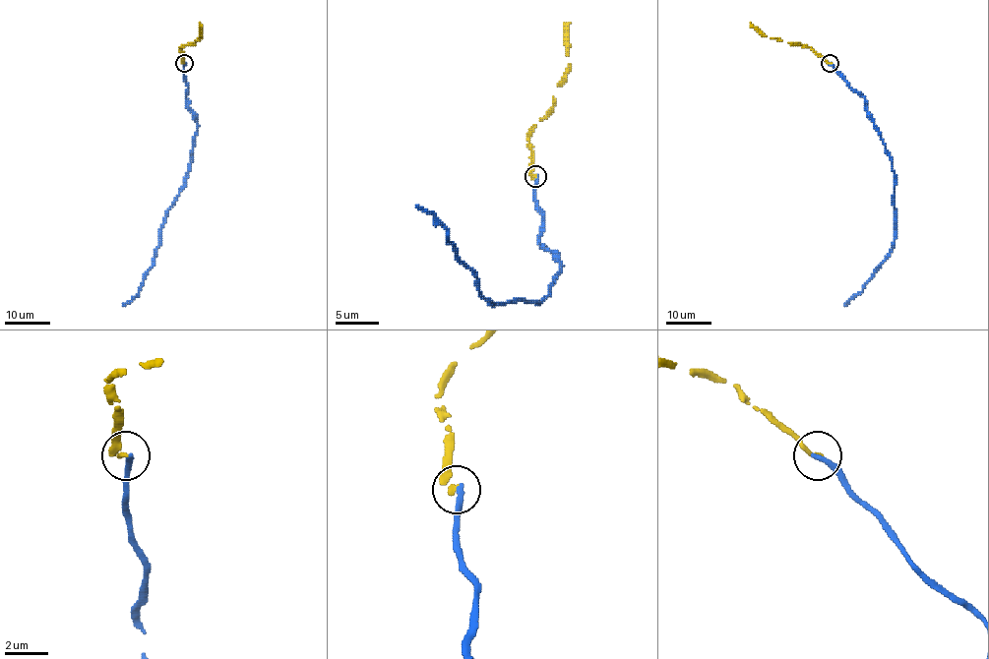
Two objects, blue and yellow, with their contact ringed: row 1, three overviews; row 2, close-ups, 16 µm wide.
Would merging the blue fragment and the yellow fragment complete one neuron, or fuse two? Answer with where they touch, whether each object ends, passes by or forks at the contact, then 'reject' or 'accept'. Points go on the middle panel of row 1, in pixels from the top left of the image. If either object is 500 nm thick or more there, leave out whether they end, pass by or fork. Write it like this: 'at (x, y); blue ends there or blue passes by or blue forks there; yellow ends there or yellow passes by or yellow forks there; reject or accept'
at (535, 176); blue ends there; yellow ends there; reject

